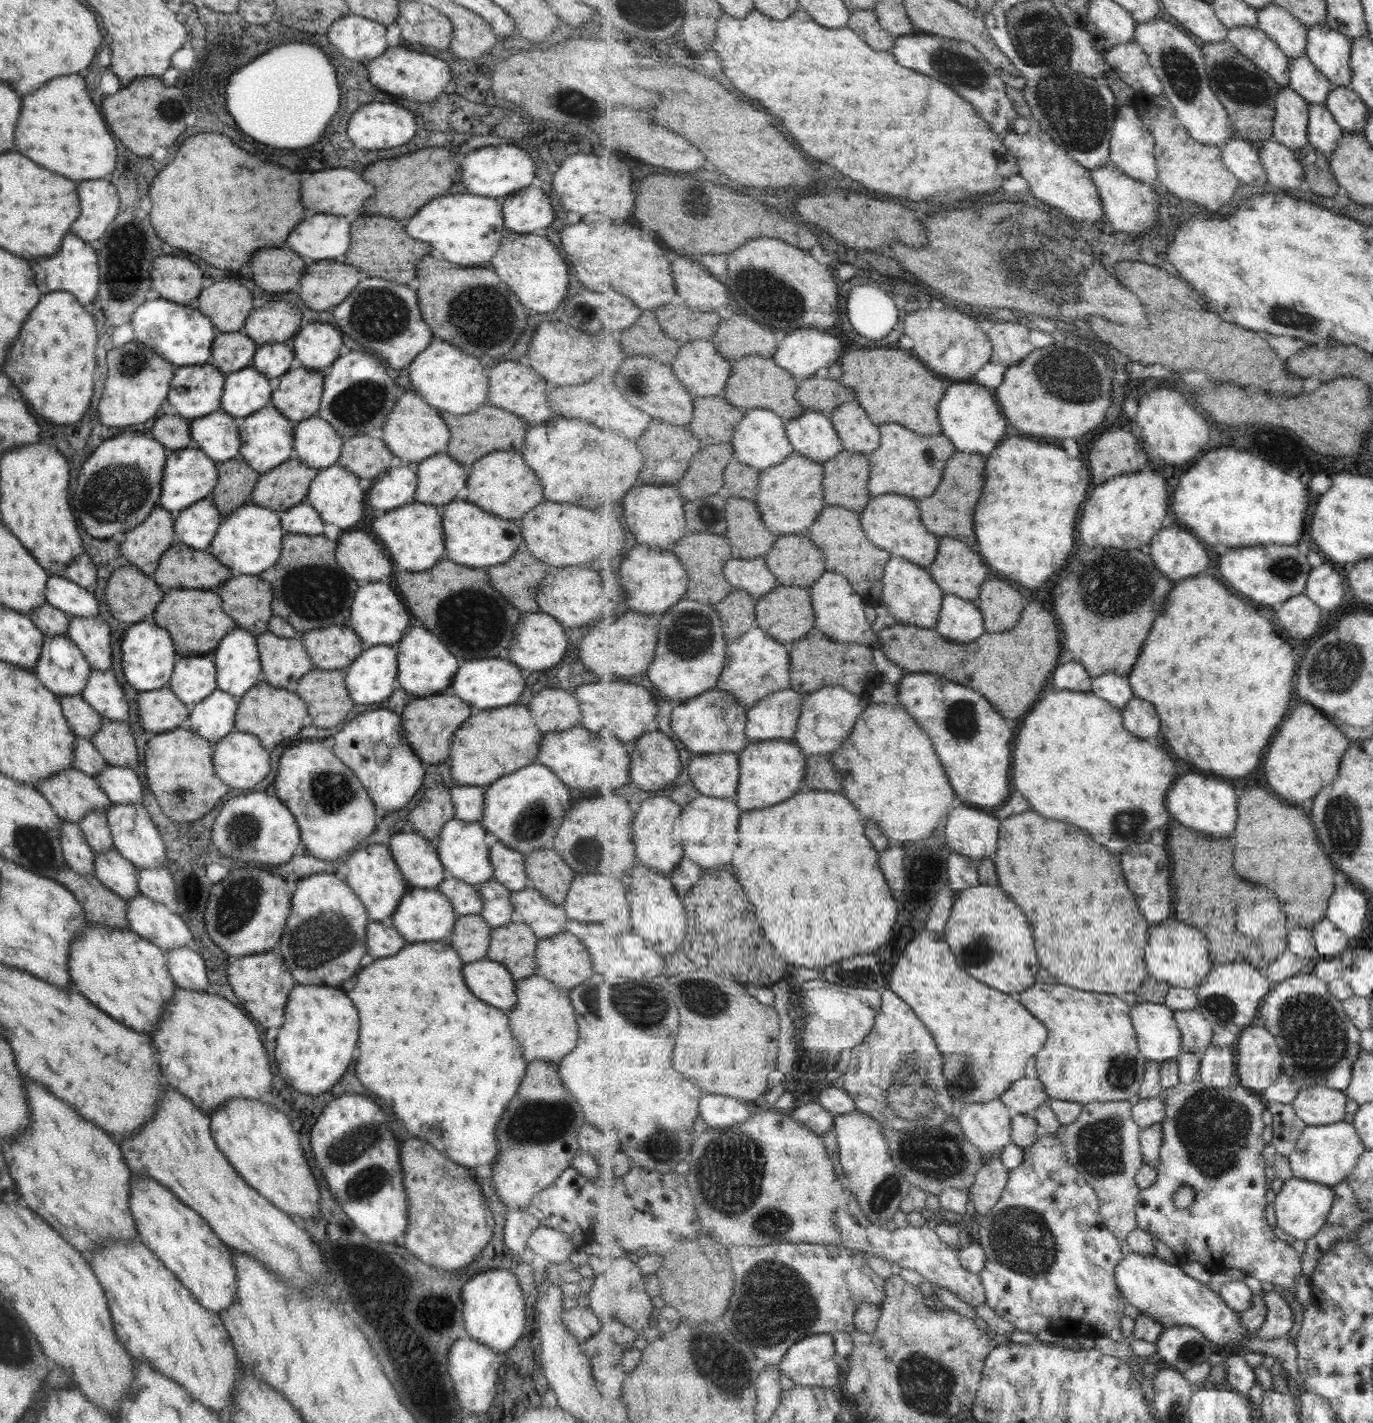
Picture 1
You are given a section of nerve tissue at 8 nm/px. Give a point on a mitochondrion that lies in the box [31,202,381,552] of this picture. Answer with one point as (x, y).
(111, 496)

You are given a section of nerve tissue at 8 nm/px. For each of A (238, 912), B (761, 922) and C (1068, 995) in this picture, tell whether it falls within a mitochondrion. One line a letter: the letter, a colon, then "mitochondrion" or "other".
A: mitochondrion
B: other
C: other

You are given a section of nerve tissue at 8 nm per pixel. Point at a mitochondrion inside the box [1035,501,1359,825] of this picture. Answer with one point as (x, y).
(1099, 587)

